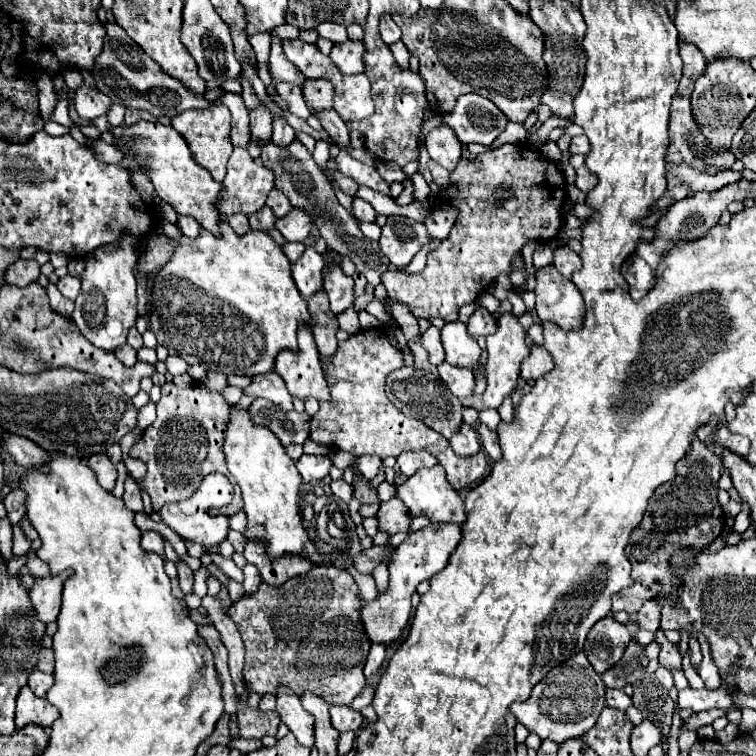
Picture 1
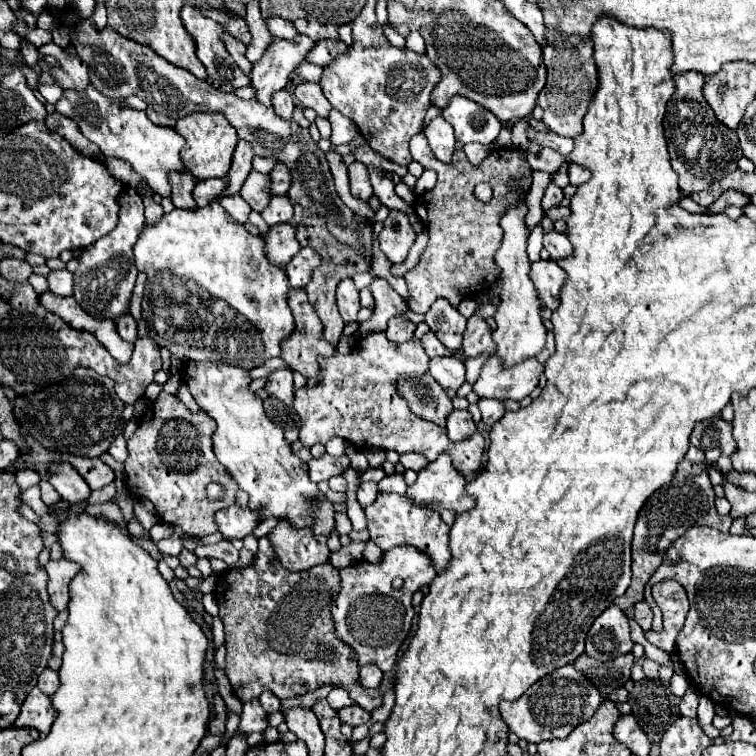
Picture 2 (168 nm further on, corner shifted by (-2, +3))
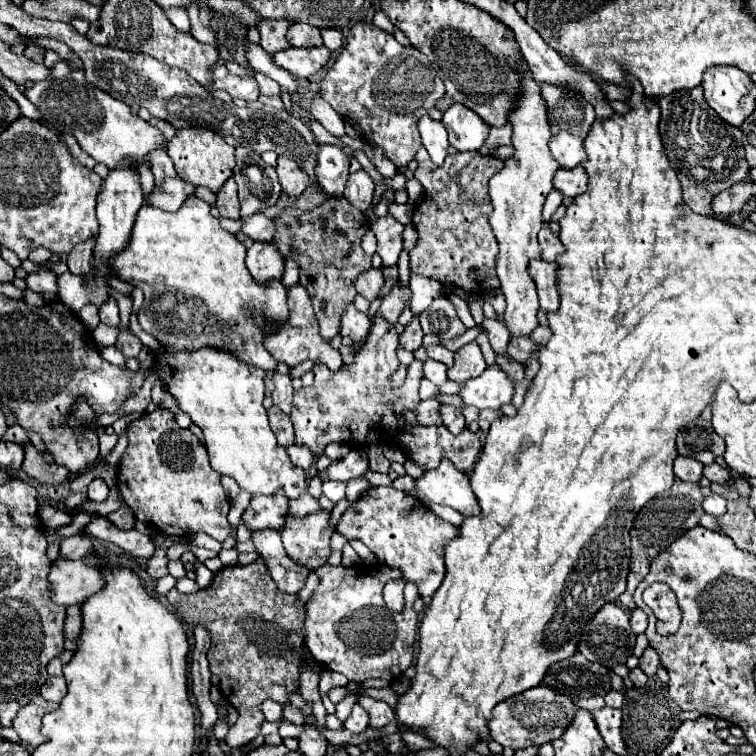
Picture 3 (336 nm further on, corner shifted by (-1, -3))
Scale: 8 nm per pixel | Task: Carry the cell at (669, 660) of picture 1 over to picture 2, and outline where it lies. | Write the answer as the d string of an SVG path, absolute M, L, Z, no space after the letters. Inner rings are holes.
M665 580L665 582L651 586L651 594L663 612L663 630L661 632L647 630L645 638L653 646L673 654L675 652L675 636L683 628L687 612L689 612L687 592L683 590L683 586L679 582Z

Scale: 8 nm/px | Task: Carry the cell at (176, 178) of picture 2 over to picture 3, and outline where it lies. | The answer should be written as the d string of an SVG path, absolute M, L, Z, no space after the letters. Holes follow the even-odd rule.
M166 150L162 152L154 152L154 156L150 156L152 160L152 174L154 174L154 182L158 186L164 184L164 178L176 178L176 170L174 170L174 164L170 160L170 156L166 154Z

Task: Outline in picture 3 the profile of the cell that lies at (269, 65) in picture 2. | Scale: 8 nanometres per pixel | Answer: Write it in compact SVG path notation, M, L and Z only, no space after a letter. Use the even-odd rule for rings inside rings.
M262 20L258 24L262 48L270 54L276 54L280 50L290 48L290 42L286 40L286 28L288 26L290 26L289 20Z

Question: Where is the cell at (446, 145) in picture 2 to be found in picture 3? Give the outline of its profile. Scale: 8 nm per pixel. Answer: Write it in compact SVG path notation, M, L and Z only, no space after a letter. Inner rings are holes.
M422 116L422 120L418 122L418 130L422 136L422 144L428 150L432 162L442 166L444 158L448 156L448 150L450 150L448 132L446 132L444 124L432 120L430 116Z

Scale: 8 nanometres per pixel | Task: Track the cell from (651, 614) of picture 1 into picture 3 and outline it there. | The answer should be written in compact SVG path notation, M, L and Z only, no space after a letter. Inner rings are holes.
M636 608L636 610L632 612L630 626L632 626L632 632L634 632L634 634L642 634L642 632L646 630L646 626L648 626L648 616L646 616L646 612L640 610L640 608Z

